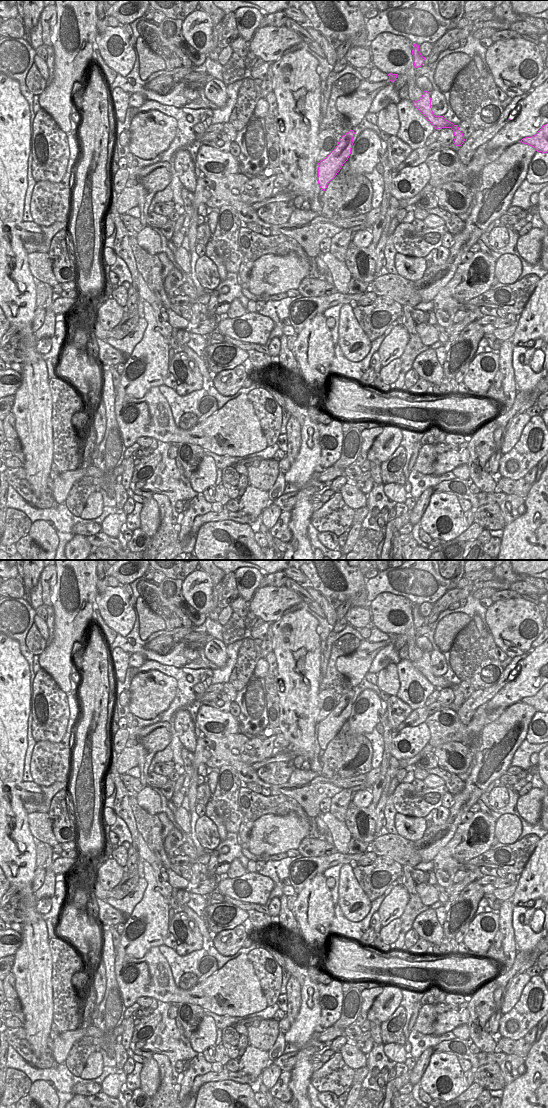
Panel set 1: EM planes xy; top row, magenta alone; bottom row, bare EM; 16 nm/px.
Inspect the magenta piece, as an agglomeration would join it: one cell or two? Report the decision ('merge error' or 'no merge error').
no merge error

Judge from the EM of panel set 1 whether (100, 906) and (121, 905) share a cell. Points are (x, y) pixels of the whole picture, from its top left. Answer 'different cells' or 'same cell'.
different cells

